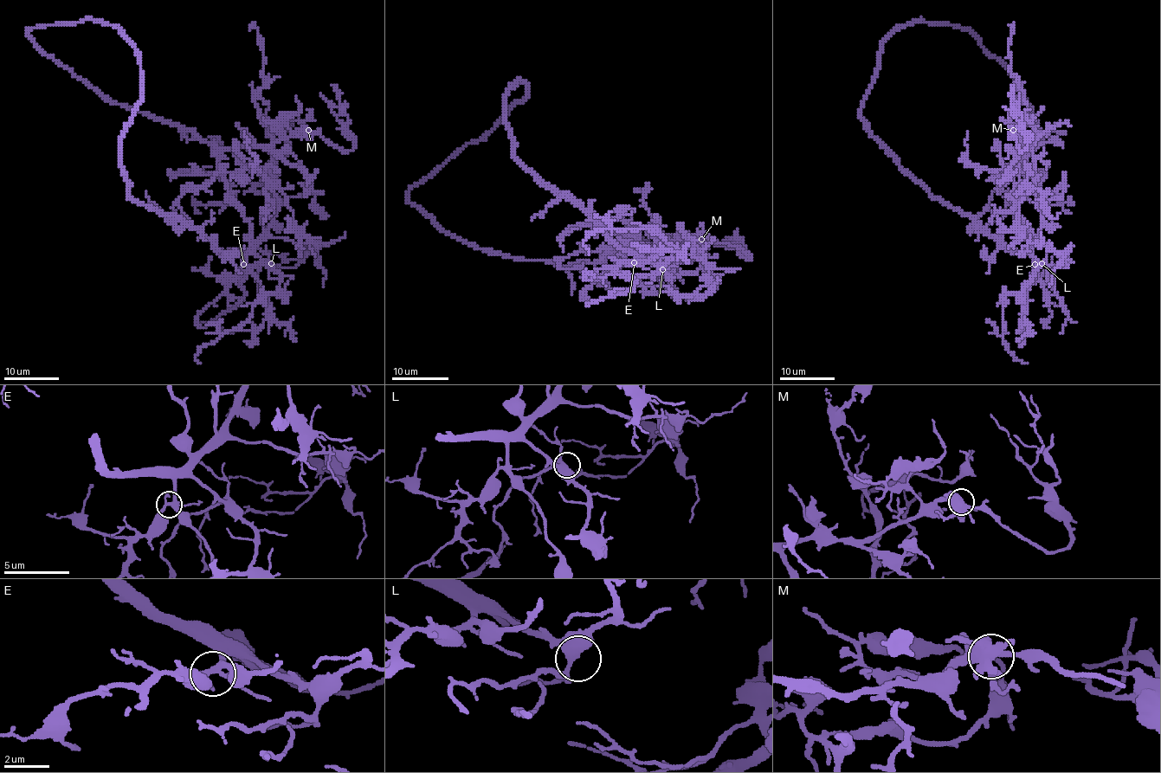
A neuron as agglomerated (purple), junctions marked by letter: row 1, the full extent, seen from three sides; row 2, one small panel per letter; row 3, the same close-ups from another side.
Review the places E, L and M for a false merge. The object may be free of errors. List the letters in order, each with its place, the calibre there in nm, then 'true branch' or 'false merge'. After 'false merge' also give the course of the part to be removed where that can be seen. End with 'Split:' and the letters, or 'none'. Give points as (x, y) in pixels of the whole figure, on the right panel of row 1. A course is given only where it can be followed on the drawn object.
E: (1035, 264) | 280 nm | true branch
L: (1041, 263) | 360 nm | true branch
M: (1013, 130) | 550 nm | true branch
Split: none

